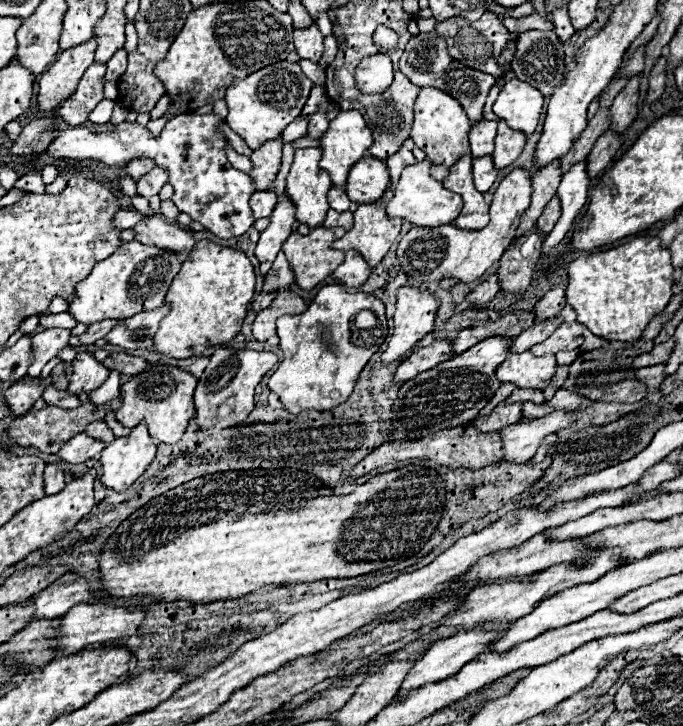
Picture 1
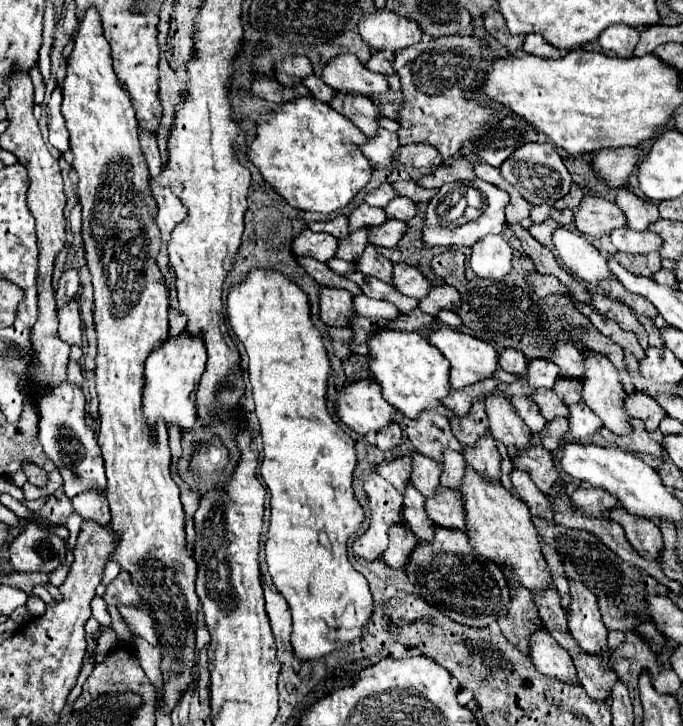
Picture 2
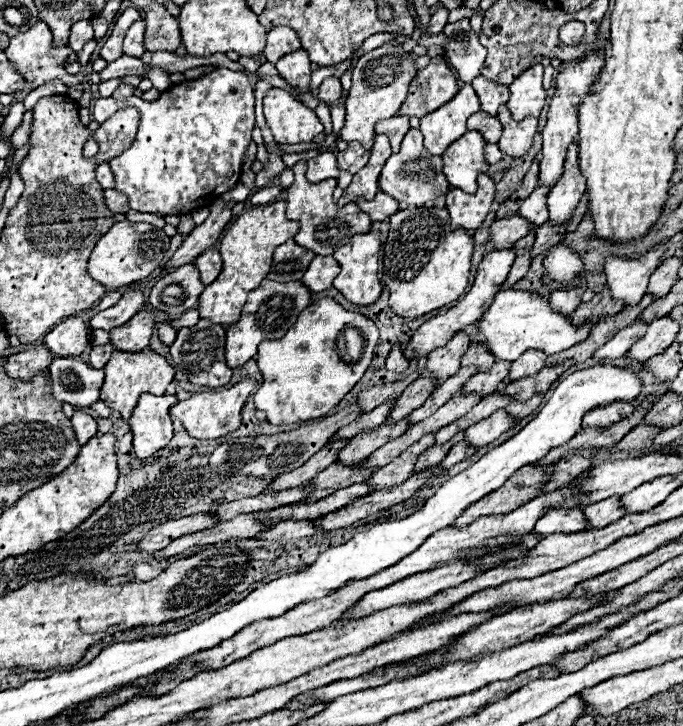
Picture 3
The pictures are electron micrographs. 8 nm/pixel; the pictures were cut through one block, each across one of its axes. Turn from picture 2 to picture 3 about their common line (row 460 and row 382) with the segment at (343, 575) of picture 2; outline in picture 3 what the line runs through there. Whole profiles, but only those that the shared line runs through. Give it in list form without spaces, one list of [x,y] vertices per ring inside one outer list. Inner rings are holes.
[[[322,298],[312,302],[300,312],[296,324],[280,340],[264,340],[258,346],[258,368],[264,382],[254,394],[256,410],[264,412],[270,424],[296,424],[324,416],[334,408],[364,376],[370,366],[372,352],[378,340],[378,328],[374,322],[358,312],[344,310],[334,298]],[[352,322],[354,328],[362,330],[366,346],[356,364],[344,364],[336,350],[336,338],[340,330]]]

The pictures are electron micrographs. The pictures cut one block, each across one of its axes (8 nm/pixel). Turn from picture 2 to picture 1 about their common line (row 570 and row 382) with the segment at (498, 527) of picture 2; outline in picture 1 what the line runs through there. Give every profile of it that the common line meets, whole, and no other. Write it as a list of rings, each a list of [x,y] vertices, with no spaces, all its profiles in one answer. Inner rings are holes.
[[[530,350],[522,354],[510,354],[496,370],[500,382],[512,382],[518,388],[544,390],[556,374],[556,356],[534,356]]]

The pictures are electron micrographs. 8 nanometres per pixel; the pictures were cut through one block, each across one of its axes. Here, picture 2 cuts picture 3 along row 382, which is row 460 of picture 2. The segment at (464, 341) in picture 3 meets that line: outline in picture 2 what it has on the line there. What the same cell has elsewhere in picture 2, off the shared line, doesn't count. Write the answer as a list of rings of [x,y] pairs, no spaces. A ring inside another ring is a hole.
[[[422,412],[418,420],[404,416],[400,420],[400,428],[408,436],[416,452],[442,462],[442,452],[448,448],[452,438],[450,424],[444,420],[444,416],[438,416],[438,412]]]

